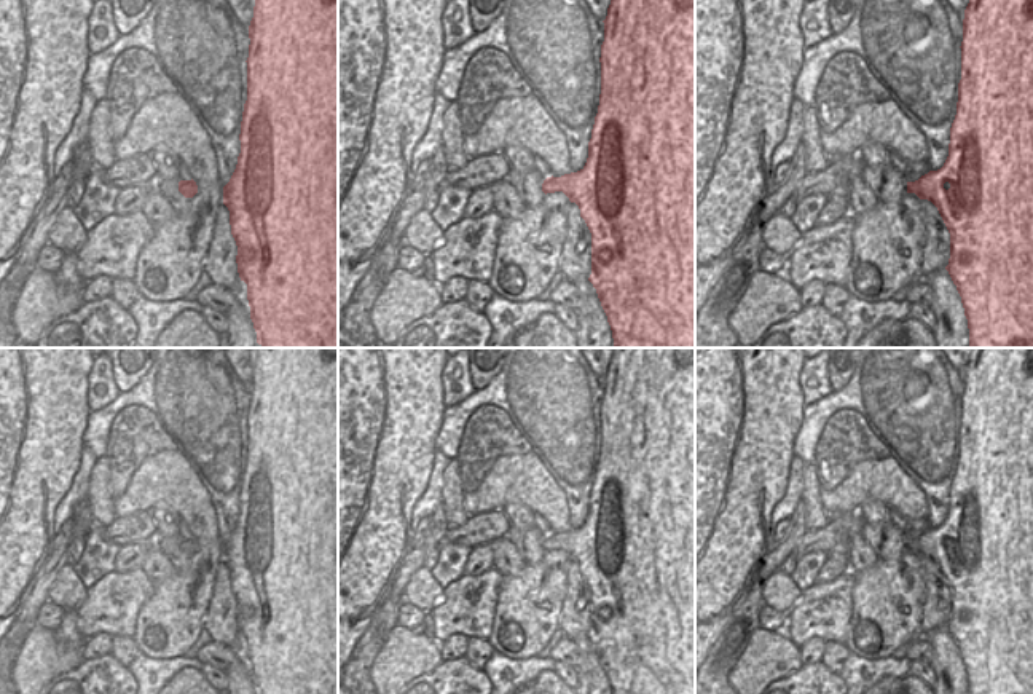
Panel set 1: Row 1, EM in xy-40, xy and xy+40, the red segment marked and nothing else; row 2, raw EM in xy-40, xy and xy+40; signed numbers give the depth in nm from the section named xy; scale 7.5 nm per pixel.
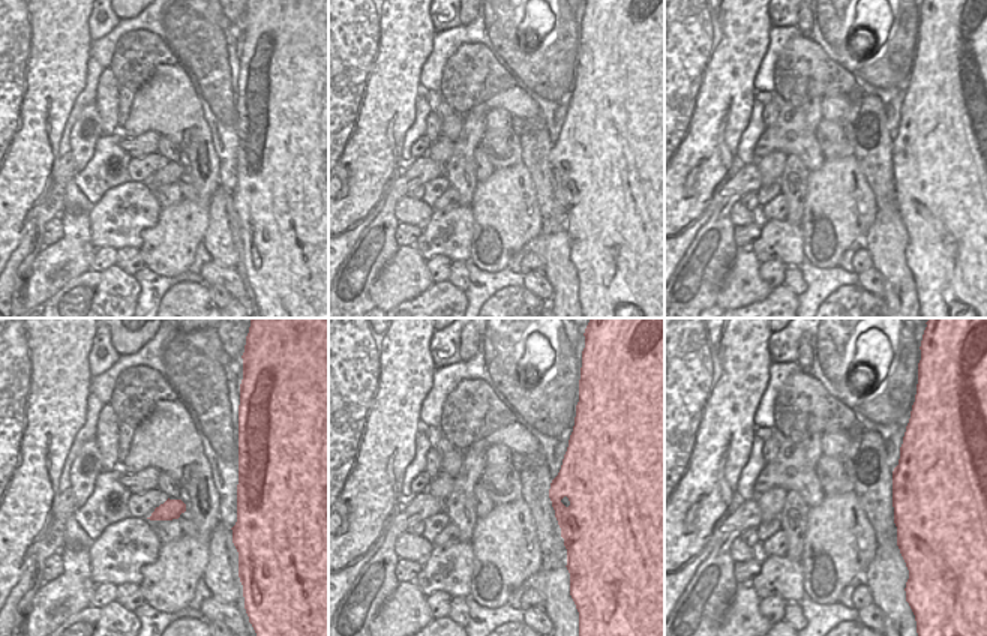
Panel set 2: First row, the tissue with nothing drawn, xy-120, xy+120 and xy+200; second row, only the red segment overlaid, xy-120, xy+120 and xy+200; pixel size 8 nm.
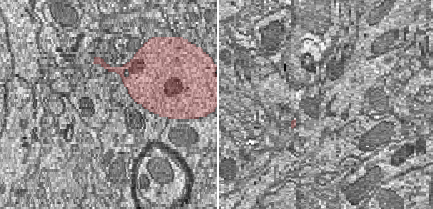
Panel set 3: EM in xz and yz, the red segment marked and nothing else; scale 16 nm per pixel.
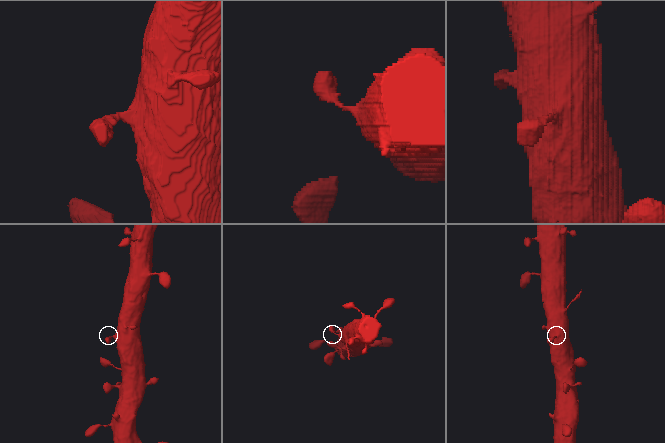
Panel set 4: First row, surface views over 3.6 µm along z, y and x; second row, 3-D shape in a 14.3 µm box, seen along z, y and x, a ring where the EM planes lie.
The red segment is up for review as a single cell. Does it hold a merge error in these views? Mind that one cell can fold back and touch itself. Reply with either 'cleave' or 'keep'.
keep

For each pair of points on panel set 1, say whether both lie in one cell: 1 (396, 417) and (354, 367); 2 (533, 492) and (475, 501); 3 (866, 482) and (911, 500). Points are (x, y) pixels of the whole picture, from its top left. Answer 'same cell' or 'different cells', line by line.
1: same cell
2: same cell
3: same cell

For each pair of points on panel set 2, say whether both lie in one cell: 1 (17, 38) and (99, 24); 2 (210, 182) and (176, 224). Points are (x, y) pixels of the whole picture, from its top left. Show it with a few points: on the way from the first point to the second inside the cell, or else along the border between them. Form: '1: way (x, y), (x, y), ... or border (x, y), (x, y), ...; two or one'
1: border (89, 15), (89, 36), (92, 41); two
2: way (206, 192), (204, 198), (186, 216); one

